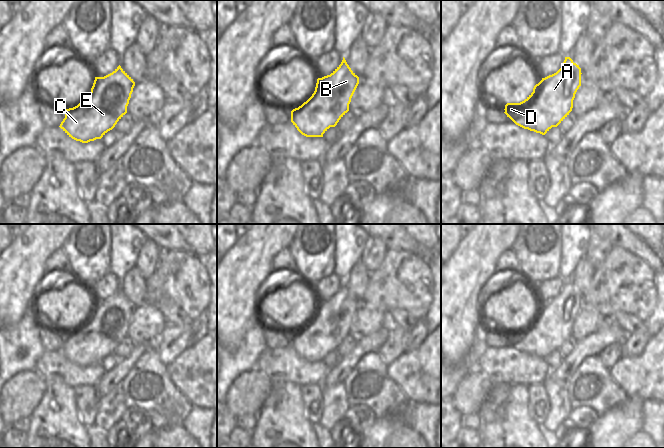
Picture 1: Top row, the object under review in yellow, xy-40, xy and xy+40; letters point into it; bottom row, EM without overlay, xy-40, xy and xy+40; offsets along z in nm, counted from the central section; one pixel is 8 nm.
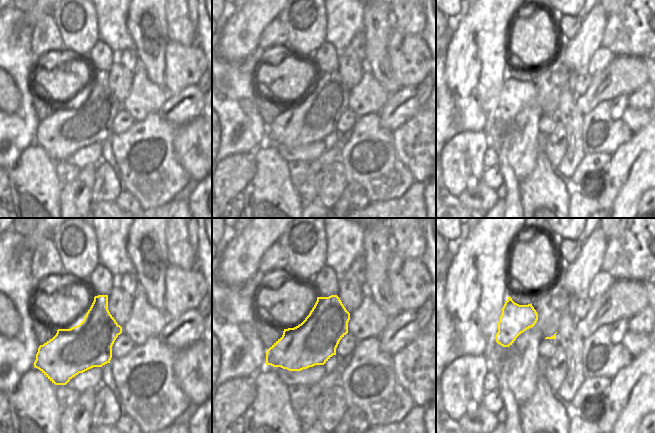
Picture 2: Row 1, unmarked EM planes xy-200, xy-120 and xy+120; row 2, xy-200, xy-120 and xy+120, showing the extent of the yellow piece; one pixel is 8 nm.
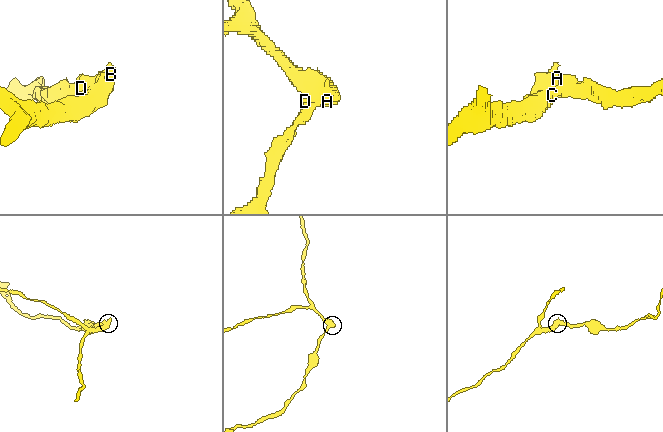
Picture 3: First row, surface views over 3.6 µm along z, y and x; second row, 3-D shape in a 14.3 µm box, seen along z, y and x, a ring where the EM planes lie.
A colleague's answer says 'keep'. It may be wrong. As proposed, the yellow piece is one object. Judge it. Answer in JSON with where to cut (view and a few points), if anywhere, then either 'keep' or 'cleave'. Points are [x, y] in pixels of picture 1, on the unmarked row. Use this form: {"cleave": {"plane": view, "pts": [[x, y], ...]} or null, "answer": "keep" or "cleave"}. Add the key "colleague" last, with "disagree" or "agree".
{"cleave": {"plane": "xy+40", "pts": [[542, 304], [544, 309], [542, 323], [513, 345]]}, "answer": "cleave", "colleague": "disagree"}

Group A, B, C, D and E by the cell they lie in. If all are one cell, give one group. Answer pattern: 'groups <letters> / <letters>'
groups A B C E / D

